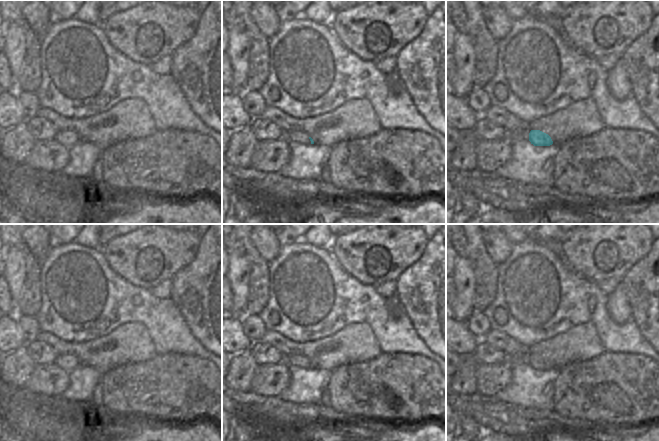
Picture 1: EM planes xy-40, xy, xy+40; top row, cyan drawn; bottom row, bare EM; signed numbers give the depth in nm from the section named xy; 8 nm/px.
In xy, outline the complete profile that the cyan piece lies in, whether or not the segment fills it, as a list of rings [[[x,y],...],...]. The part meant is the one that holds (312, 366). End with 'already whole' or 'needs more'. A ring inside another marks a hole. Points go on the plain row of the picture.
[[[286,356],[283,363],[289,368],[314,368],[313,363],[304,356]]]; needs more

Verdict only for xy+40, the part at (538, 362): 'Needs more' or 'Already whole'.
Needs more.

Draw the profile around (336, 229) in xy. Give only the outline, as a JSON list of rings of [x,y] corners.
[[[327,224],[329,227],[329,231],[334,236],[338,236],[342,233],[344,233],[348,227],[349,224]]]

